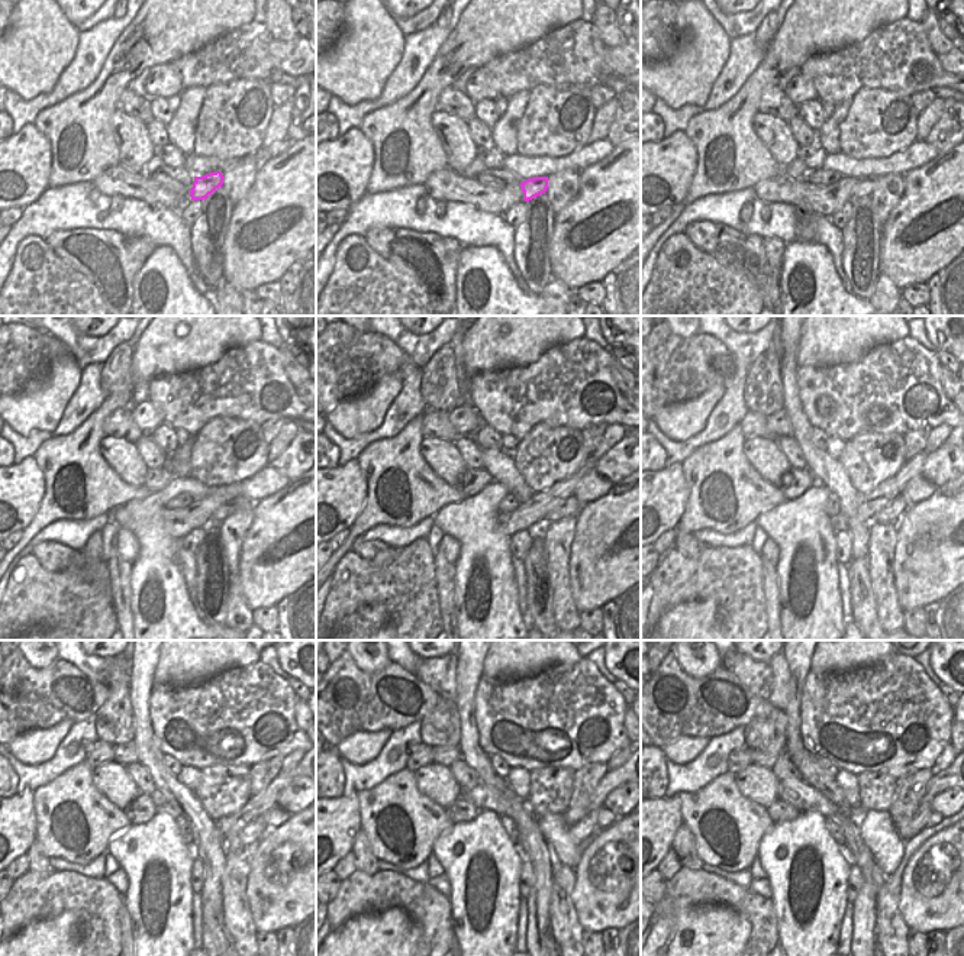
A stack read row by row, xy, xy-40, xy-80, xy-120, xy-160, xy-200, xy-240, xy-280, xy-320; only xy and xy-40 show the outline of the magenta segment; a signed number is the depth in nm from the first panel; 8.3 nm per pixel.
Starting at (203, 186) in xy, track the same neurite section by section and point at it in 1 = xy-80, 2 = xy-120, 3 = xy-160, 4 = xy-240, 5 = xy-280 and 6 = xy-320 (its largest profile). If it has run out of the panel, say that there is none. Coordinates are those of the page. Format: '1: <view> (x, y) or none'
1: xy-80 (864, 187)
2: xy-120 (225, 510)
3: xy-160 (570, 509)
4: xy-240 (251, 833)
5: xy-280 (584, 827)
6: xy-320 (921, 816)

